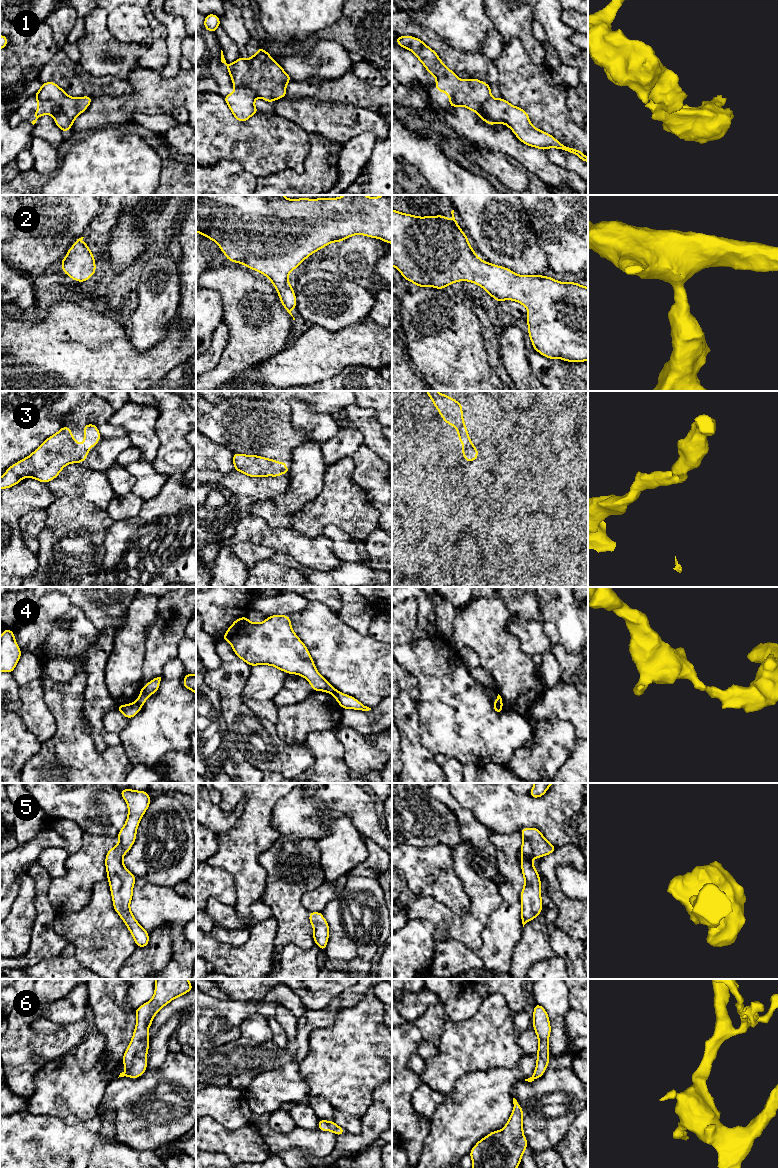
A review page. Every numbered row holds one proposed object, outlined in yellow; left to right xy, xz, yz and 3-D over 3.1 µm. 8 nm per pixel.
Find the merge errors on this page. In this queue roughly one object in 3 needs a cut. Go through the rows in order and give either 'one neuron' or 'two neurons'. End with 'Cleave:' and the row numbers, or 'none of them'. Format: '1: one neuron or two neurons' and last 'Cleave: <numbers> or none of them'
1: two neurons
2: one neuron
3: one neuron
4: two neurons
5: one neuron
6: one neuron
Cleave: 1, 4

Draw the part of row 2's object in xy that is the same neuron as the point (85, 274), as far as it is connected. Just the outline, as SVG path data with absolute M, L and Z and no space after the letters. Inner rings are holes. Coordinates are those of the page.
M83 238L77 239L68 250L66 257L59 261L62 263L63 272L77 282L87 281L96 273L95 258L89 246L82 241Z

